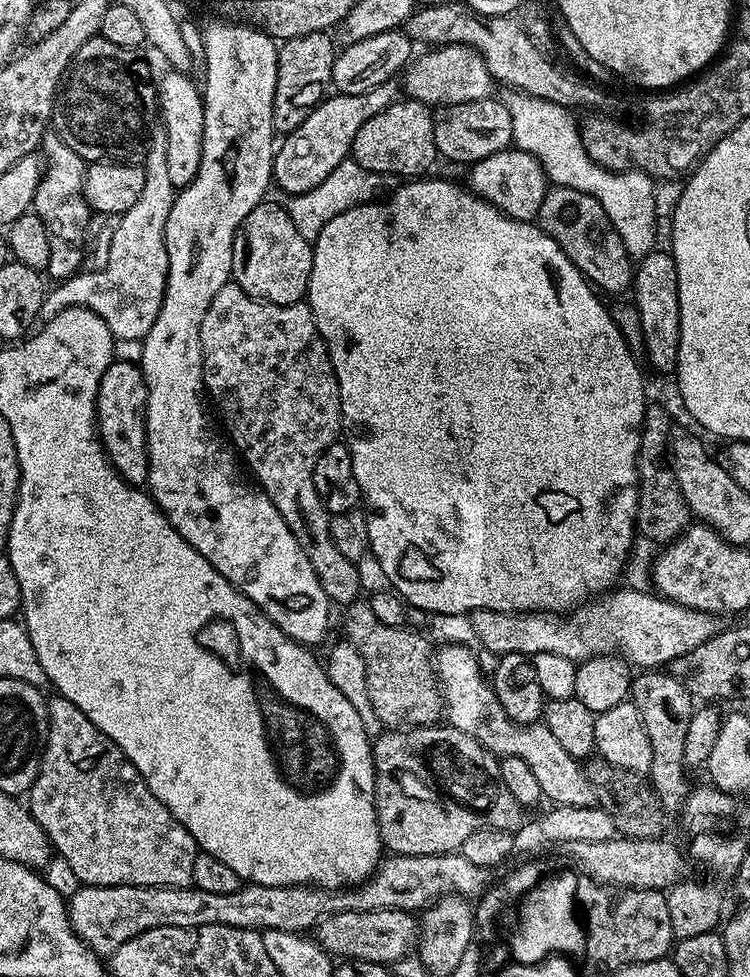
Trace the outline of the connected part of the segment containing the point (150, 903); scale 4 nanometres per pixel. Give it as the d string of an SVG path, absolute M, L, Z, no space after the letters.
M448 852L445 856L397 856L389 855L381 859L377 869L367 880L347 889L329 890L307 884L291 884L290 886L266 886L265 884L245 883L234 894L210 894L206 890L189 886L187 888L151 888L150 886L81 886L74 895L67 897L68 921L76 932L78 939L86 947L101 957L111 957L122 942L130 942L130 938L138 938L138 934L146 934L146 930L158 930L158 926L238 926L257 930L286 930L299 932L315 929L326 916L339 912L373 912L383 908L400 908L404 912L415 913L423 910L433 900L441 896L463 896L480 898L493 883L493 869L474 866L465 856L456 852Z

